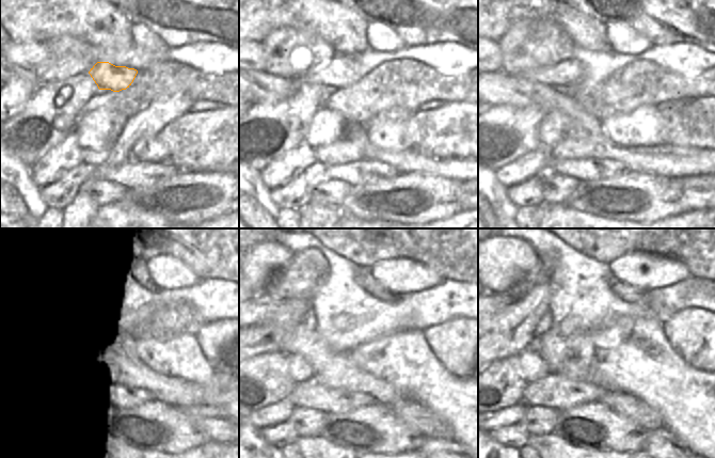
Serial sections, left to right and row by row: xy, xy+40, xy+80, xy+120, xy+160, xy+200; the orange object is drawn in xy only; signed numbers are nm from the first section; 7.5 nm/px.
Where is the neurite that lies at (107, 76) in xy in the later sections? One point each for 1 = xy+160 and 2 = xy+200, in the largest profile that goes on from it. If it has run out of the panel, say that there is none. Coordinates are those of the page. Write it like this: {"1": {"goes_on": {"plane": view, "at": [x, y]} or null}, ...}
{"1": {"goes_on": {"plane": "xy+160", "at": [260, 308]}}, "2": {"goes_on": {"plane": "xy+200", "at": [499, 301]}}}

